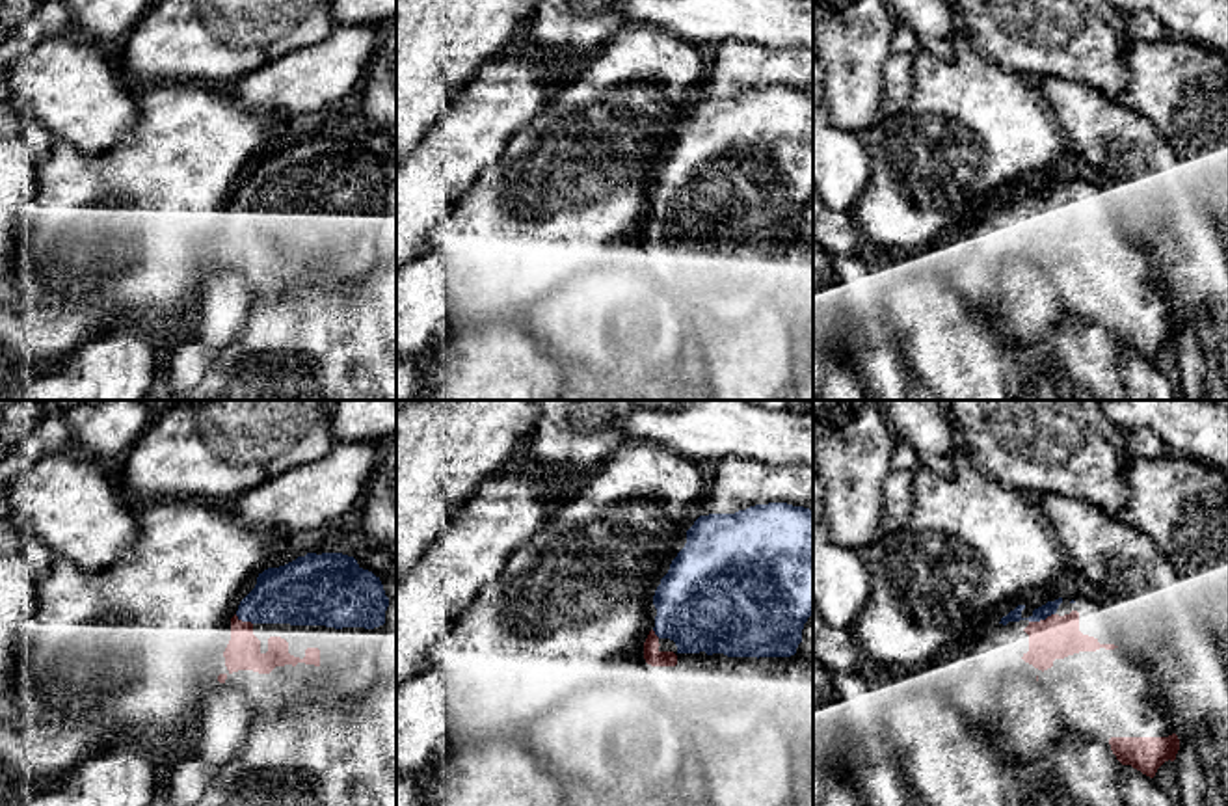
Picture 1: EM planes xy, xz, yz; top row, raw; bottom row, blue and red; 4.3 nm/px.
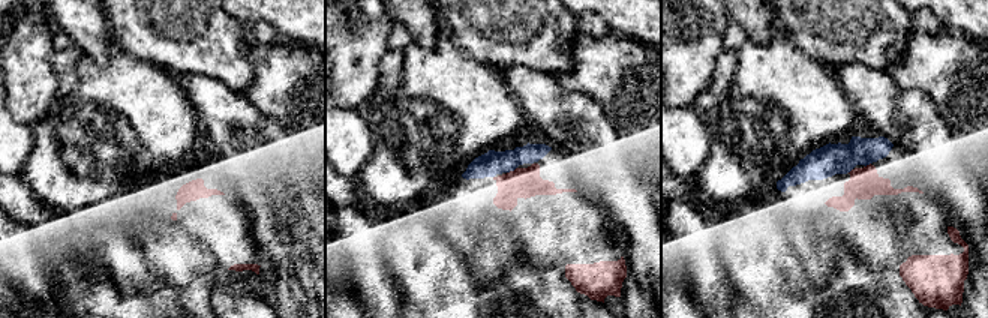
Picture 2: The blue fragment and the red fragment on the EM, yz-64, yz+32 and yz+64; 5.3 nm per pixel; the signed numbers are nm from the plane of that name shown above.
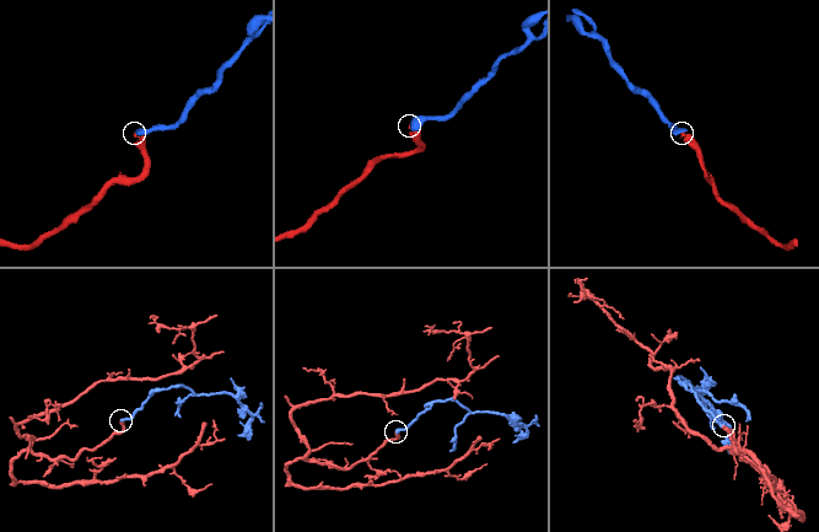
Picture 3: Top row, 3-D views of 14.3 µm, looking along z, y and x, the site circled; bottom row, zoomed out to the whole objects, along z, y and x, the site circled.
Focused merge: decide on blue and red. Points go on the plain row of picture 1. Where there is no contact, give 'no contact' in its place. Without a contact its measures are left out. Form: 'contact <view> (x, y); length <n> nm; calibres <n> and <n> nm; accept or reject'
contact yz (1041, 201); length 120 nm; calibres 60 and 190 nm; accept

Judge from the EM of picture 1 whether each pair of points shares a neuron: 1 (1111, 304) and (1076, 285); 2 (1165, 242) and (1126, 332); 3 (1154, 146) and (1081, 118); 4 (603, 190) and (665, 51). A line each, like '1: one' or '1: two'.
1: one
2: two
3: one
4: one

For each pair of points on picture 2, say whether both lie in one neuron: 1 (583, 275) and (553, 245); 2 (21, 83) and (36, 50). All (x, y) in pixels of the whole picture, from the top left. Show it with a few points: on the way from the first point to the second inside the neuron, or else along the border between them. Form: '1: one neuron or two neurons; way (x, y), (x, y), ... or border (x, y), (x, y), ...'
1: one neuron; way (576, 267), (561, 252)
2: one neuron; way (27, 75), (29, 57)

